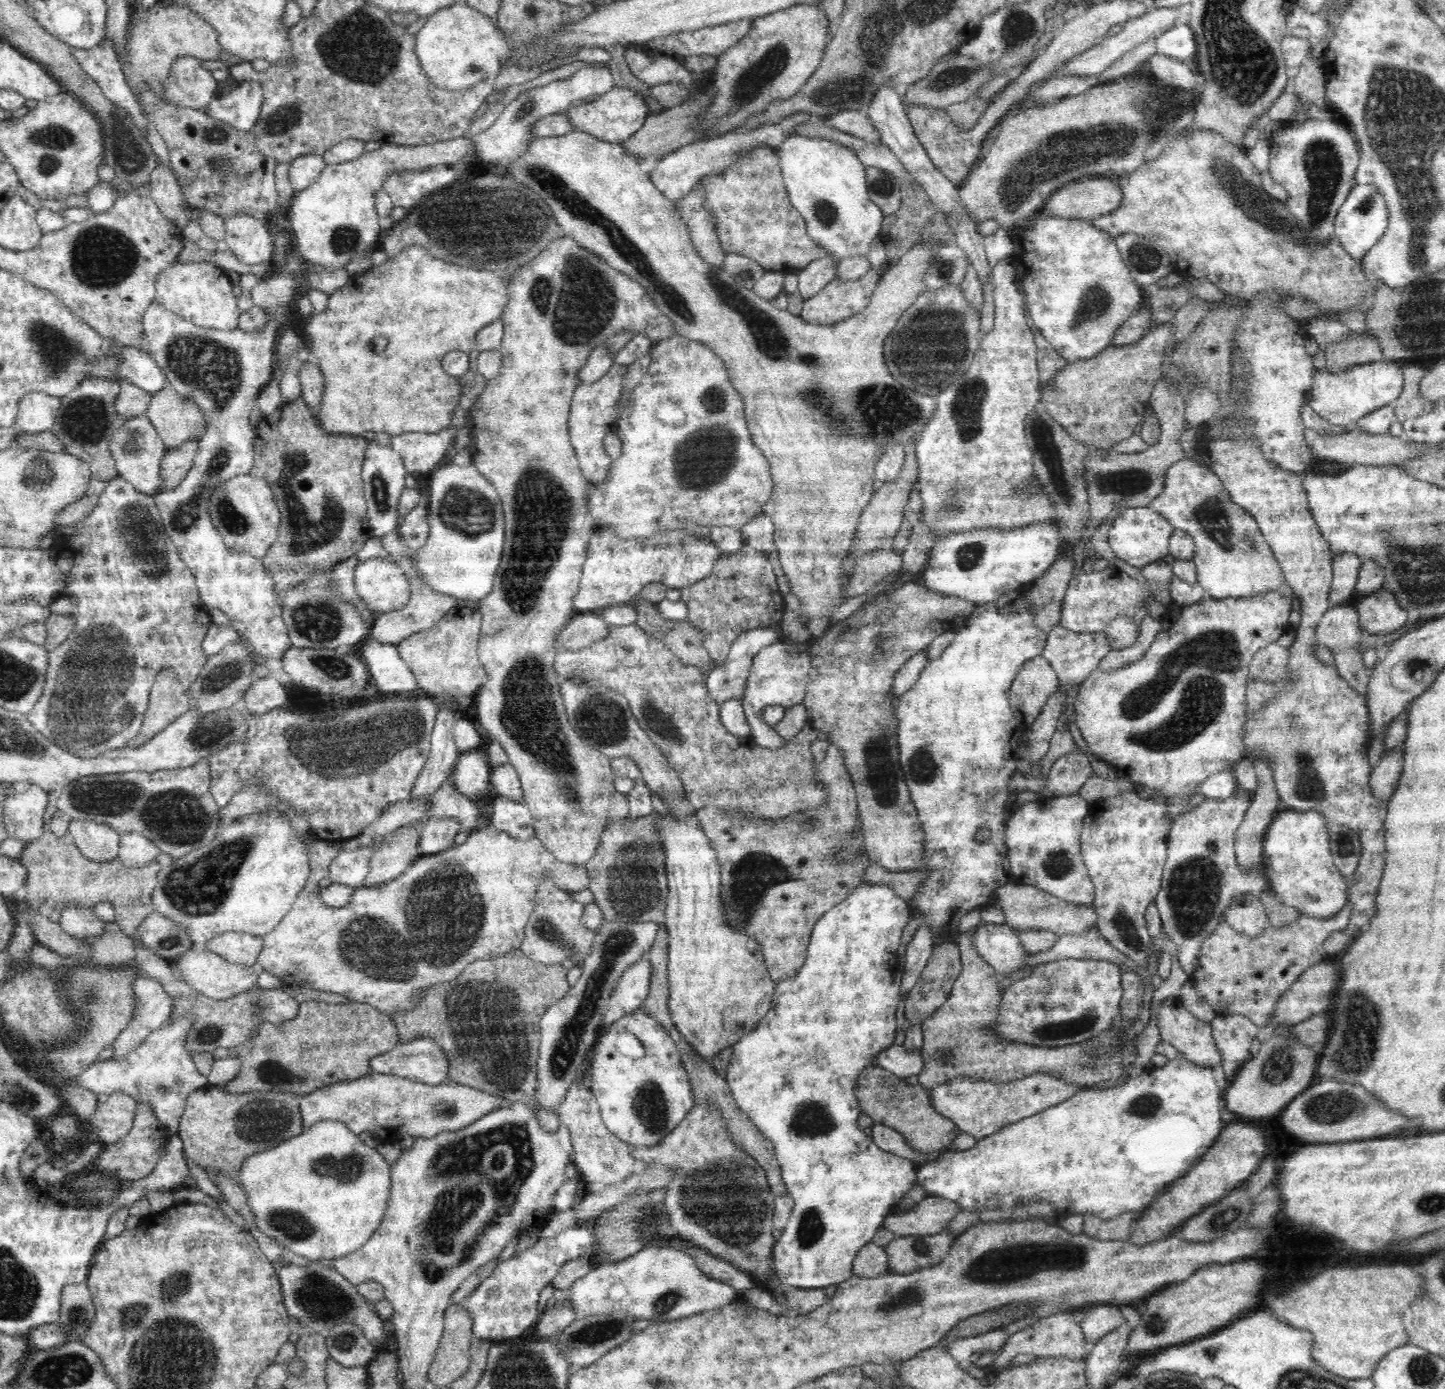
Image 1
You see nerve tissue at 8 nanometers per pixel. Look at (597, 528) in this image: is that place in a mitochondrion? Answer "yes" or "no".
no

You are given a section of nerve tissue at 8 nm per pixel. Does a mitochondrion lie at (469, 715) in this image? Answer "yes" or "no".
no

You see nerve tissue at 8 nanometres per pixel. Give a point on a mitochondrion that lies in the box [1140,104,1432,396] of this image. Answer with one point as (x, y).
(1243, 193)

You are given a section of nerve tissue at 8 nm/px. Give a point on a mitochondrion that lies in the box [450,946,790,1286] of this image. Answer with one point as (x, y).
(720, 1173)

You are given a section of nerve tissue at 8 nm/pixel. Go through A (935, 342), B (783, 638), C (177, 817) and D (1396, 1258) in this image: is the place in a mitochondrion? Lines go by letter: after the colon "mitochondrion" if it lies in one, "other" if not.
A: mitochondrion
B: other
C: mitochondrion
D: other

